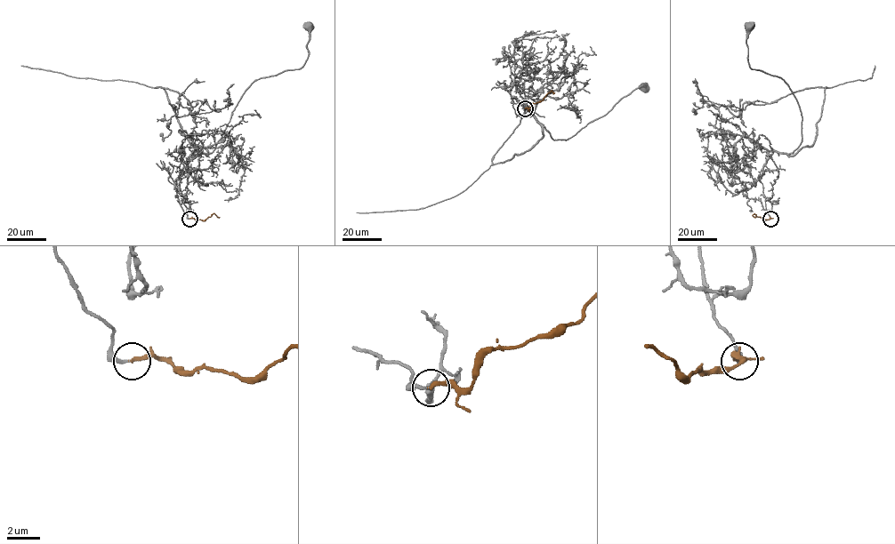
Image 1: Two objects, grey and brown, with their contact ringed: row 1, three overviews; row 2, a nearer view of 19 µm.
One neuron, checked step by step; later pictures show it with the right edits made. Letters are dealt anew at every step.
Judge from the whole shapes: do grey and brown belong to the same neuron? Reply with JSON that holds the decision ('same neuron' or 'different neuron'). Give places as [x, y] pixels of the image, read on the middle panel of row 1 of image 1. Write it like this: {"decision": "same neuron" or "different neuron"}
{"decision": "same neuron"}

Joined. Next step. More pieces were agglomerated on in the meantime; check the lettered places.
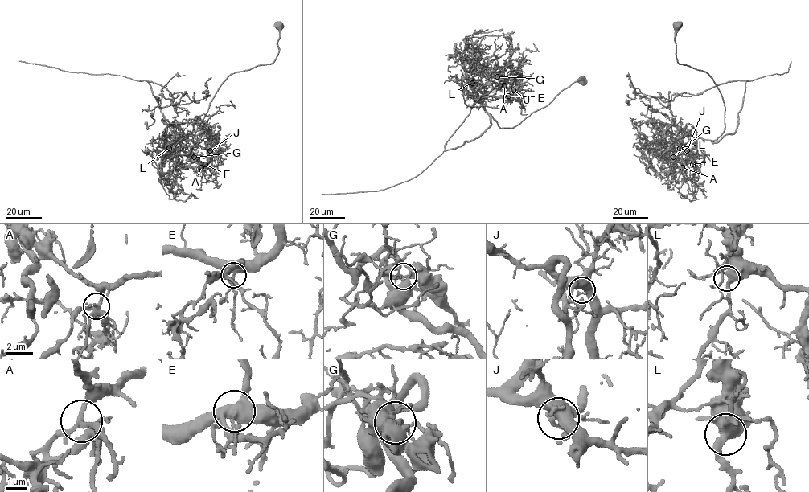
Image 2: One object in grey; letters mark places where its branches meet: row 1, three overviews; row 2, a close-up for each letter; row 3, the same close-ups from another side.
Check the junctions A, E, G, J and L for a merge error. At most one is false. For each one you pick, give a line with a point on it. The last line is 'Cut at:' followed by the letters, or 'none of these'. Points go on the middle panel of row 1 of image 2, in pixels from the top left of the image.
G: place (497, 76)
Cut at: G

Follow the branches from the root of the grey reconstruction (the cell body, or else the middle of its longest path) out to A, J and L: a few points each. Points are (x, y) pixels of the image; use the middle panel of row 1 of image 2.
A: (582, 81), (581, 78), (572, 83), (512, 128), (501, 128), (472, 93), (492, 80), (502, 88), (504, 85)
J: (582, 81), (516, 126), (501, 128), (482, 99), (494, 88), (517, 85), (513, 90)
L: (582, 81), (581, 78), (572, 83), (547, 105), (534, 111), (512, 128), (498, 126), (478, 102), (472, 83)

